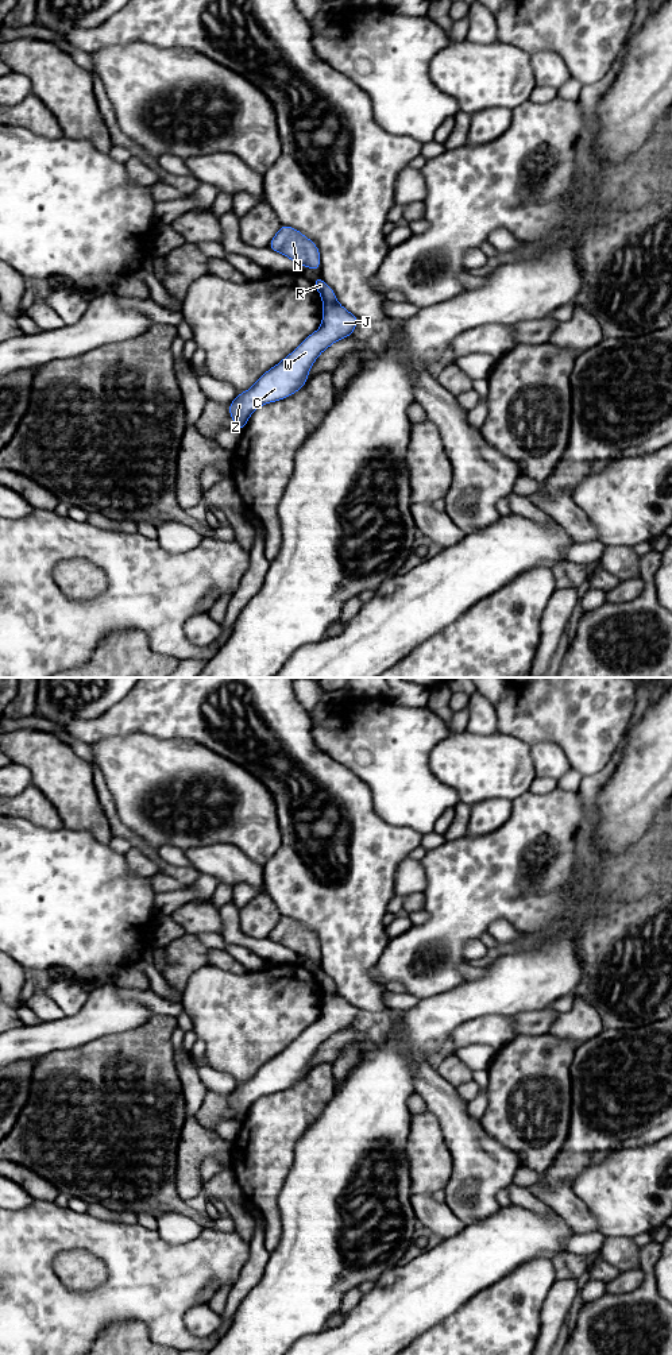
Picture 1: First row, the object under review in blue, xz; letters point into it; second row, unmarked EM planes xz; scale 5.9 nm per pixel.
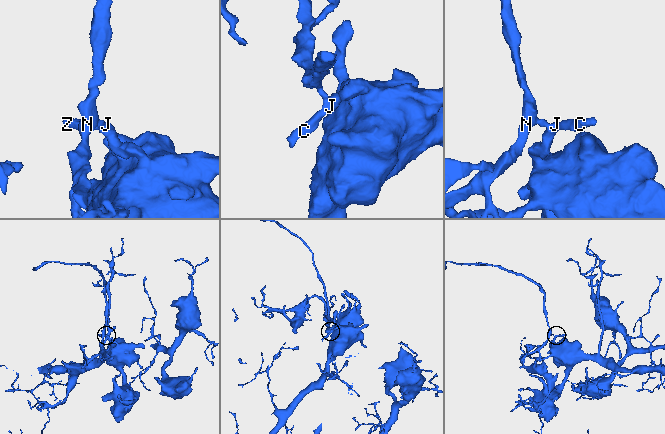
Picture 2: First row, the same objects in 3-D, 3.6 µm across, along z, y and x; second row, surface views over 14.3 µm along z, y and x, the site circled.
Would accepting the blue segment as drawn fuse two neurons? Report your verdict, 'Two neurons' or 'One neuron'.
Two neurons

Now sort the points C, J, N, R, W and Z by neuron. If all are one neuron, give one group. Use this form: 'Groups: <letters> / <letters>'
Groups: C J W Z / N R

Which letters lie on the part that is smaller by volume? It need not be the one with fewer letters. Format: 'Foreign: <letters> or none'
Foreign: N, R

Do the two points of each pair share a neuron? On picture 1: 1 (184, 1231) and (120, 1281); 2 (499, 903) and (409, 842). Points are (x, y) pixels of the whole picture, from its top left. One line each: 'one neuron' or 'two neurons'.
1: two neurons
2: two neurons

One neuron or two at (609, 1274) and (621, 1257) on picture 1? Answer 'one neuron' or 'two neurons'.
one neuron

